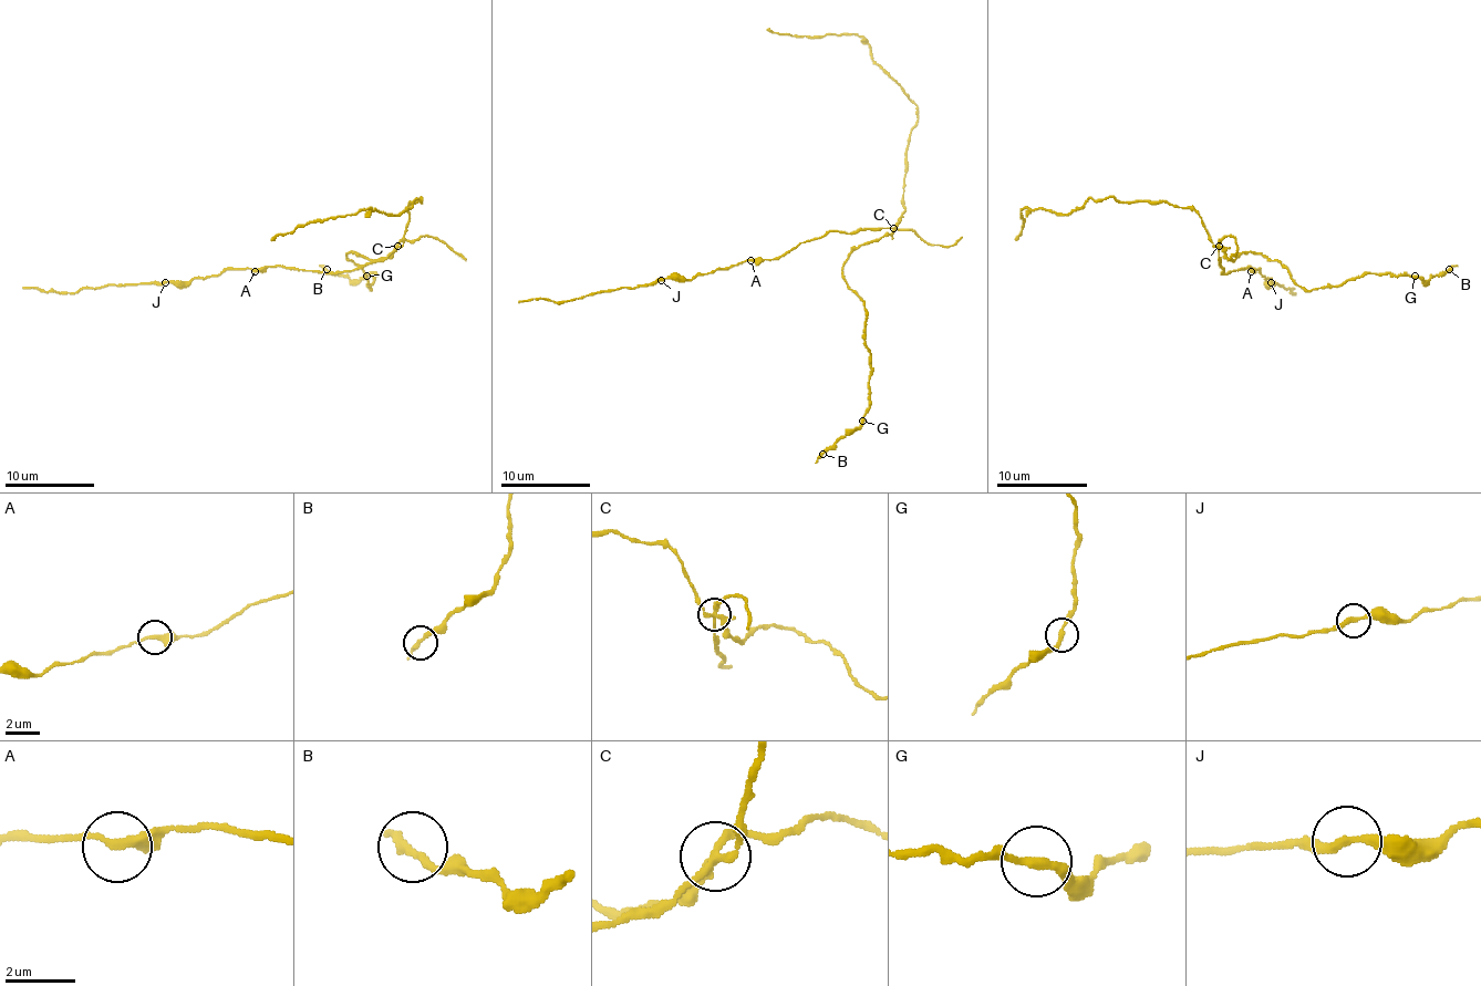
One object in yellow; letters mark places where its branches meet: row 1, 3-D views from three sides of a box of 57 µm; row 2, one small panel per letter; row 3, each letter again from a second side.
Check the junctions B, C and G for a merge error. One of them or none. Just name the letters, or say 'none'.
C

